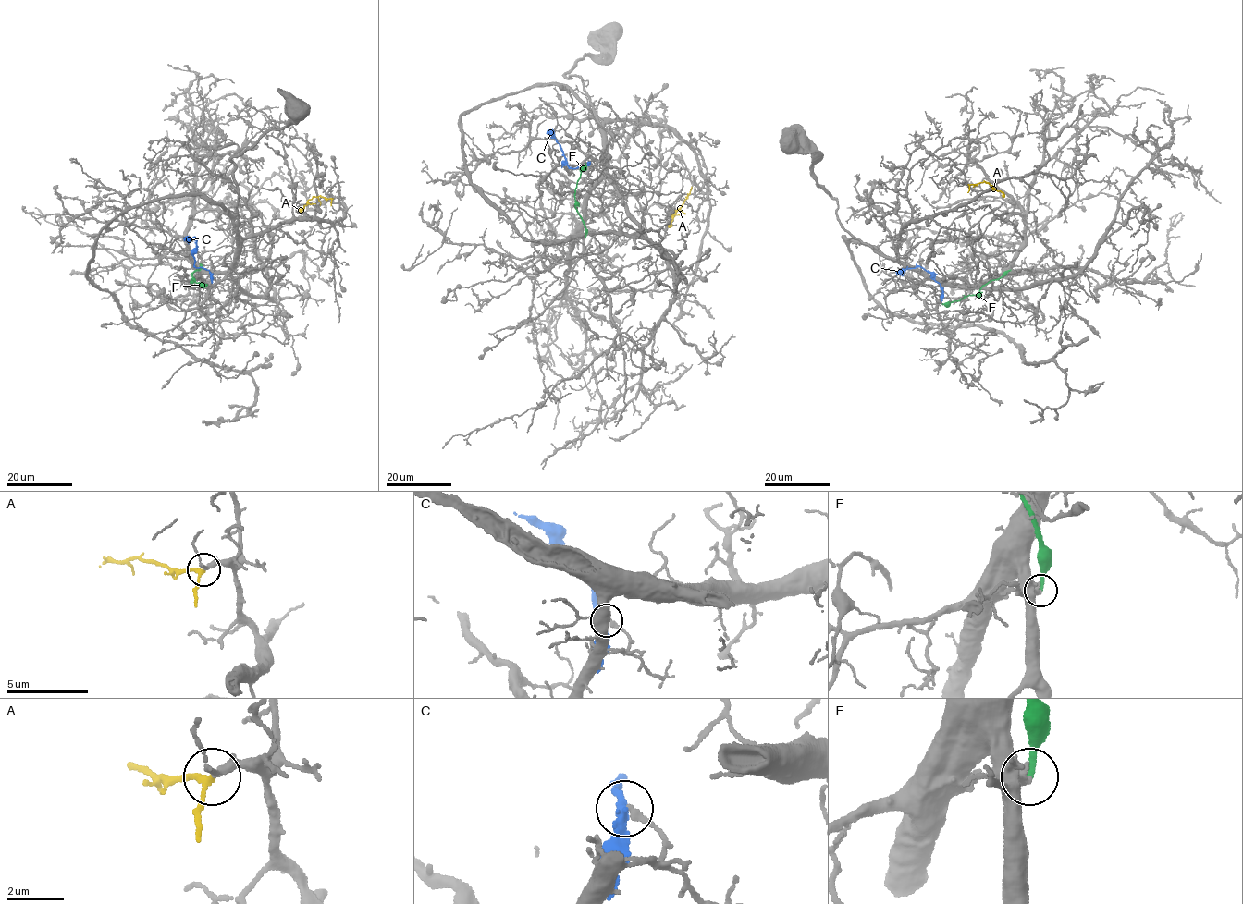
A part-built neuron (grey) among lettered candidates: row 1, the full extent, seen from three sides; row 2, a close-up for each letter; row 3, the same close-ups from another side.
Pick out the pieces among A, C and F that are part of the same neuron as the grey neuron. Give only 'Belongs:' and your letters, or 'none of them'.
Belongs: A

